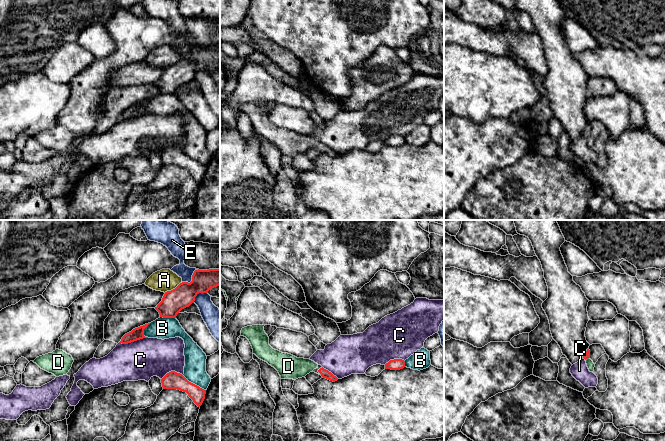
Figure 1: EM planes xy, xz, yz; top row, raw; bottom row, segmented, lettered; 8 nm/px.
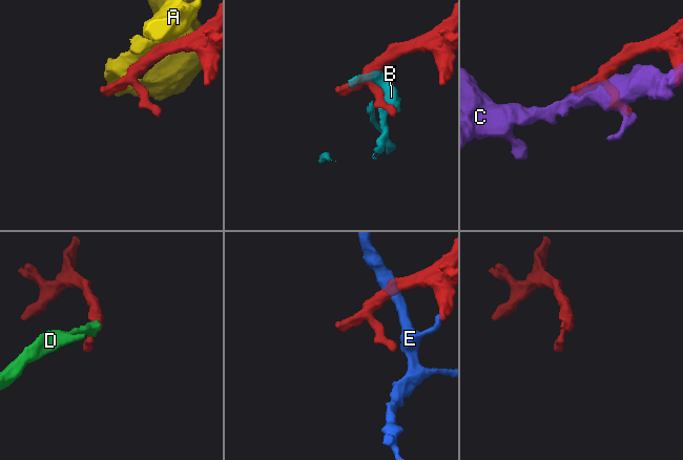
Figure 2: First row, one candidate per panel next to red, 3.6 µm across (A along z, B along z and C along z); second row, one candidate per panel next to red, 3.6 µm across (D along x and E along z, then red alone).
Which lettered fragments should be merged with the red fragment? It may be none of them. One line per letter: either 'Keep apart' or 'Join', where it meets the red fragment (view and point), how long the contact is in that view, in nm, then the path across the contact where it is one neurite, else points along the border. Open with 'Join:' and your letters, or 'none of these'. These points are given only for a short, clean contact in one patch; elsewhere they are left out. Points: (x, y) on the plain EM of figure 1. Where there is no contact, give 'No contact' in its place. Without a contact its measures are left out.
Join: D
A: Keep apart. Touches red at xy (173, 65). Shared border 170 nm
B: Keep apart. Touches red at xy (194, 160). Shared border 220 nm
C: Keep apart. Touches red at xy (133, 117). Shared border 240 nm
D: Join. Touches red at yz (587, 134). Shared border 40 nm. Path across: yz (587, 131), (587, 134), (589, 138)
E: Keep apart. Touches red at xy (192, 54). Shared border 170 nm. Boundary: xy (198, 45), (194, 47), (189, 58), (182, 58)

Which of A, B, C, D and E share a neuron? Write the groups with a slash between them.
A / B / C / D / E

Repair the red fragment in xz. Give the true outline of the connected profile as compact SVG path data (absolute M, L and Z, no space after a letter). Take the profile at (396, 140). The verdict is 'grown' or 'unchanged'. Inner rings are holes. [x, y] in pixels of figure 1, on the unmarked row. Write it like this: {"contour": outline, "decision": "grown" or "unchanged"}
{"contour": "M402 135L390 136L385 140L385 145L400 146L405 143L405 137Z", "decision": "unchanged"}

